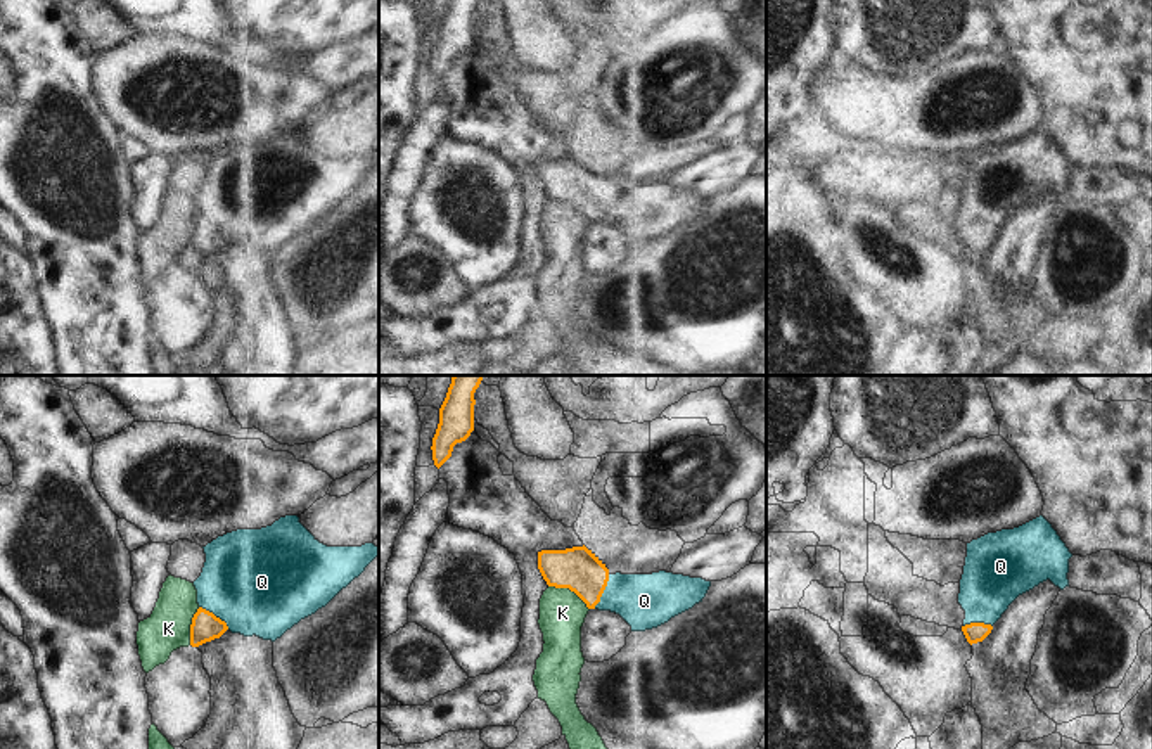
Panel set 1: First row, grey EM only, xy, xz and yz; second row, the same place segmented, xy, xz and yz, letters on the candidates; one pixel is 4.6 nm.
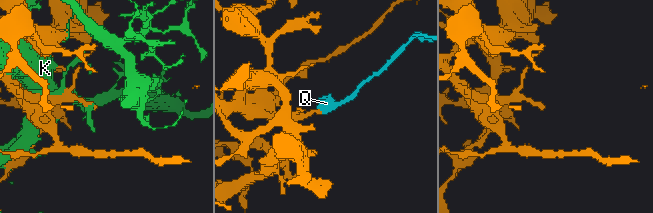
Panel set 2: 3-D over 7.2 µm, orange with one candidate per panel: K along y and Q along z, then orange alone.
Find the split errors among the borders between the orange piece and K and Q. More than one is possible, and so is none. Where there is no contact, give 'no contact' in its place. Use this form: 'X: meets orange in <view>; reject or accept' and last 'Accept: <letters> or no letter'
K: meets orange in xz; reject
Q: meets orange in xz; accept
Accept: Q

